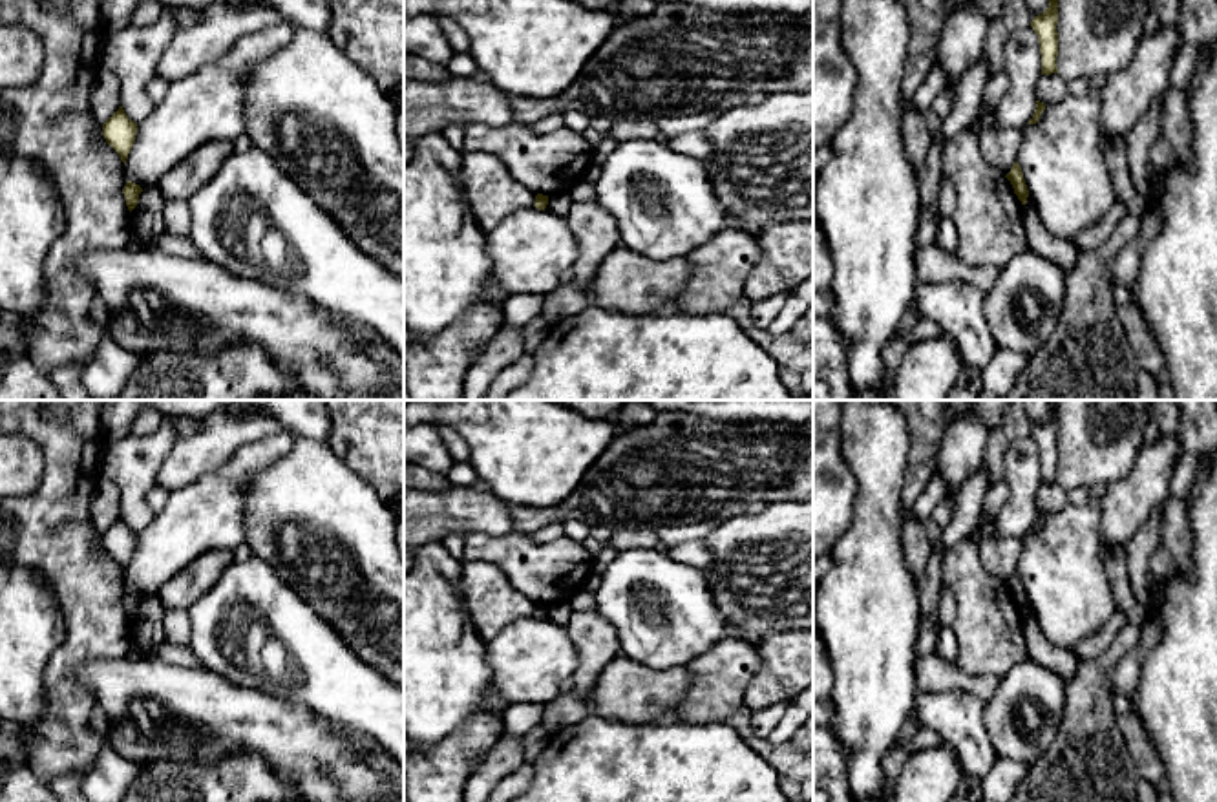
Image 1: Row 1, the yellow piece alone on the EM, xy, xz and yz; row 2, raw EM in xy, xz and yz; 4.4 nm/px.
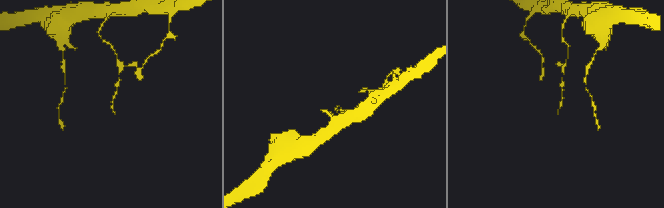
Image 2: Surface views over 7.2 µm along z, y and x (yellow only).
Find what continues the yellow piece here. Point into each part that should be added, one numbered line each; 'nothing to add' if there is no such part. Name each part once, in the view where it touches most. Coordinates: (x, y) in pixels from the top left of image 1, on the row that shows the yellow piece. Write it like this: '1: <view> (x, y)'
nothing to add

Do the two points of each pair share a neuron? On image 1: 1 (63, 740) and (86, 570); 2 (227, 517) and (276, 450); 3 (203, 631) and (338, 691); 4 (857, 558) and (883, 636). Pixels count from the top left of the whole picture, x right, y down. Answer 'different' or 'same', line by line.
1: same
2: same
3: same
4: same

